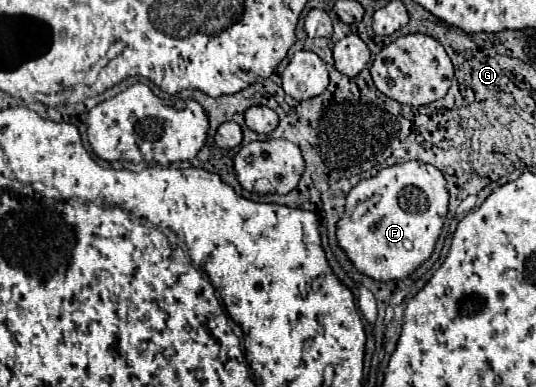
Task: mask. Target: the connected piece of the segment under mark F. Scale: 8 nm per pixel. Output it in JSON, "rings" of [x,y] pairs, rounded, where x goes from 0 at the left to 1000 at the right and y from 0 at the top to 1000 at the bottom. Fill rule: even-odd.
{"rings":[[[757,416],[720,437],[709,437],[690,463],[672,468],[657,494],[646,504],[642,556],[627,576],[627,618],[631,638],[646,654],[653,680],[664,690],[668,705],[694,716],[698,726],[735,726],[754,721],[769,700],[776,700],[810,649],[810,633],[825,602],[828,566],[836,550],[836,488],[828,452],[799,421],[784,416]],[[754,494],[754,540],[746,535],[746,499]]]}

